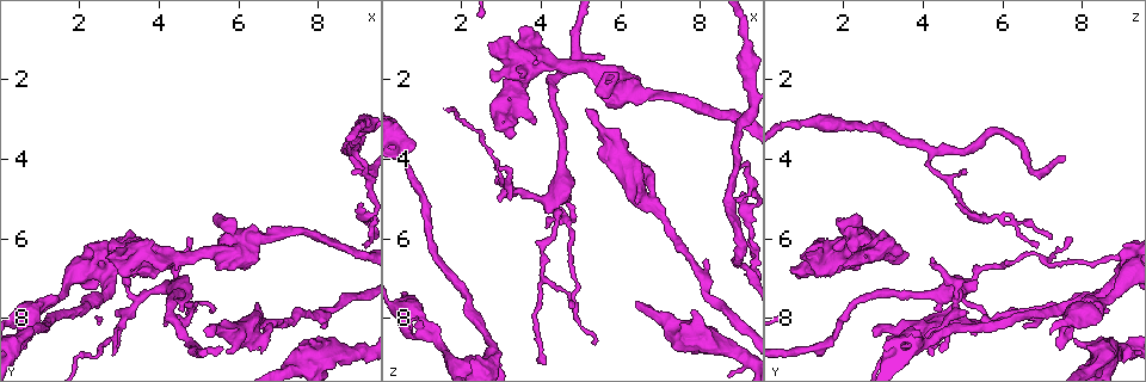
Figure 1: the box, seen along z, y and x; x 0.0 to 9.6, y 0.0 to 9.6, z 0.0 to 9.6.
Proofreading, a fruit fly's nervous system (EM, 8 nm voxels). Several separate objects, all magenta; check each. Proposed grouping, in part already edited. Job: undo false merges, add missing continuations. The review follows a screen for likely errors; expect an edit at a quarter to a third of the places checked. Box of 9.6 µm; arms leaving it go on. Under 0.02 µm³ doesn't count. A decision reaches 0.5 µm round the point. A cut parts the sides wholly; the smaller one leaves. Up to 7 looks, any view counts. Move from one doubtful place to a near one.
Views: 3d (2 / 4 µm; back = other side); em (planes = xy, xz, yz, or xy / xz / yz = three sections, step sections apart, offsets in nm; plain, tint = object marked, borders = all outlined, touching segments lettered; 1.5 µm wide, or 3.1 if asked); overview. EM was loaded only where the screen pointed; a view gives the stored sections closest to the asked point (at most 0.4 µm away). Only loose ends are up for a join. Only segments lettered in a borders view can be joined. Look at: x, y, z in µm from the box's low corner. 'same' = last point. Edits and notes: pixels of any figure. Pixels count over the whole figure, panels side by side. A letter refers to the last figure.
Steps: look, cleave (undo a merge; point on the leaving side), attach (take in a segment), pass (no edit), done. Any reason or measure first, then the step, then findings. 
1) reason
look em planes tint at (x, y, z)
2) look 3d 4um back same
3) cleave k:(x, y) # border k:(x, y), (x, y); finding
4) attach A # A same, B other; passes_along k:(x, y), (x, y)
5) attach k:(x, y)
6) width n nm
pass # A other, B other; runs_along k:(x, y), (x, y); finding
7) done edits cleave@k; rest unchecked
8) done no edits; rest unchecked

free end
look 3d 2um at (4.05, 6.15, 1.70)

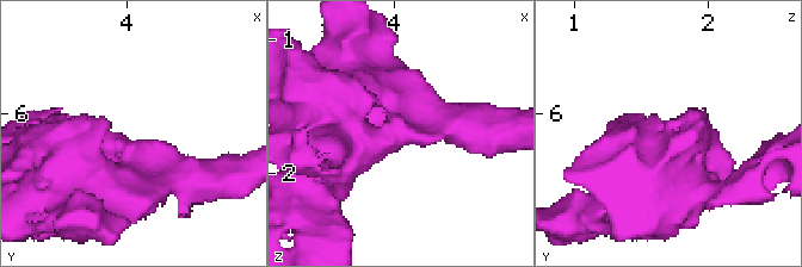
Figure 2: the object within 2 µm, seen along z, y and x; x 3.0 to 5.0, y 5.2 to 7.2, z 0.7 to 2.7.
now the EM
look em xy step 8 borders at (4.00, 6.18, 1.74)

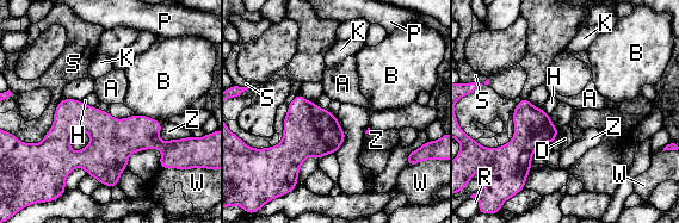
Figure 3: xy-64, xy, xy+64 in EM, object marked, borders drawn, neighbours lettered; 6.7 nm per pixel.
pass # A other, B other, D other, H other, K other, P other, R other, S other, W other, Z other; border 3:(94, 106), (106, 111); no lettered segment goes on from it

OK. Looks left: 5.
an open end
look em xz step 4 borders at (5.55, 5.90, 2.50)

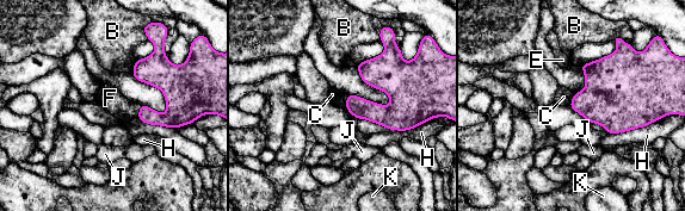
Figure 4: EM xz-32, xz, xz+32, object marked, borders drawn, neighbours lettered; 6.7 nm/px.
another direction
look em planes borders same

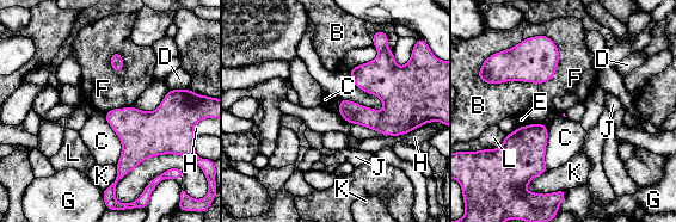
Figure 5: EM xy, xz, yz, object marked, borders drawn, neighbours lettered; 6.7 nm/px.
pass # B other, C other, D other, E other, F other, G other, H other, J other, K other, L other; border 5:(541, 34), (558, 67), (539, 85); none of them fits

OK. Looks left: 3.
branch stops here
look em planes borders at (9.20, 6.05, 6.85)

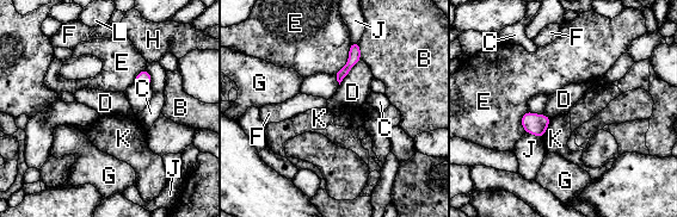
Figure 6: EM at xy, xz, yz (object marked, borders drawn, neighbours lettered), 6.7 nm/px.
longest_contact E 240 nm
pass # B other, C other, D other, E other, F other, G other, H other, J other, K other, L other; runs_along 6:(356, 45), (352, 61), (339, 78); none of them fits

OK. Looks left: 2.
done no edits; rest unchecked

